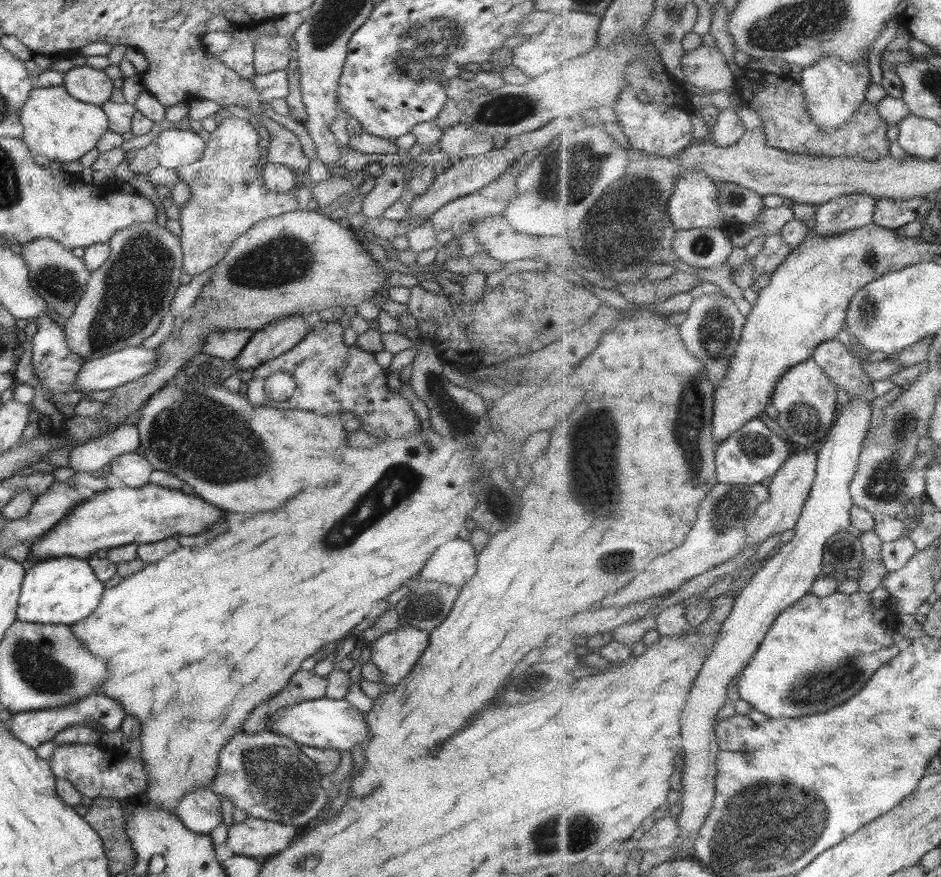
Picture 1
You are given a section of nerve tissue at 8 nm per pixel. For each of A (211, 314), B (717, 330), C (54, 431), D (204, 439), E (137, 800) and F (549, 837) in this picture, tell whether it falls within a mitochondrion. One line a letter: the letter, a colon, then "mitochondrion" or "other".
A: other
B: mitochondrion
C: other
D: mitochondrion
E: other
F: mitochondrion

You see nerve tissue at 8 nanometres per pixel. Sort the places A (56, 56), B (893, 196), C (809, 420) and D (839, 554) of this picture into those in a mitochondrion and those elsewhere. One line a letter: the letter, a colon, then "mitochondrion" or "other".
A: other
B: other
C: mitochondrion
D: other

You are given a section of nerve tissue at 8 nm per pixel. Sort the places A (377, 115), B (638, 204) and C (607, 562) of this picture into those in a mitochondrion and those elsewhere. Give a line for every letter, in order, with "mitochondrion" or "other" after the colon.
A: other
B: mitochondrion
C: mitochondrion

